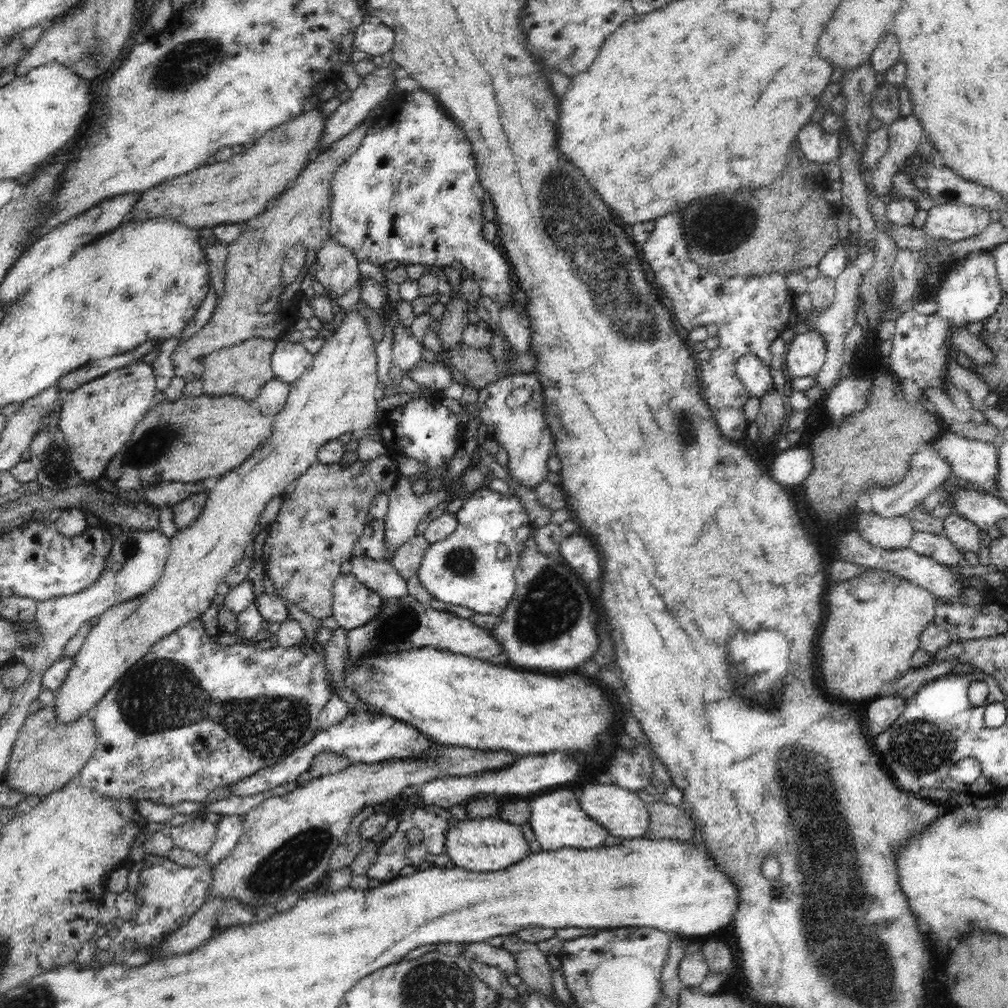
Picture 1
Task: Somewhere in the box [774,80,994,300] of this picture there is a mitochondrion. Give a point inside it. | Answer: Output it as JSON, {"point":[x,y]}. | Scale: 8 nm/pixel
{"point":[863,118]}

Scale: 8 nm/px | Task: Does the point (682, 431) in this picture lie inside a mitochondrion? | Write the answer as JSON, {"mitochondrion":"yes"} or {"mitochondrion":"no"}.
{"mitochondrion":"yes"}

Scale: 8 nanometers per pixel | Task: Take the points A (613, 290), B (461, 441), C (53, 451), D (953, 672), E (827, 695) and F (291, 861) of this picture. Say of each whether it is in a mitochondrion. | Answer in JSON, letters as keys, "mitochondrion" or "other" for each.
{"A":"mitochondrion","B":"other","C":"mitochondrion","D":"other","E":"other","F":"mitochondrion"}

